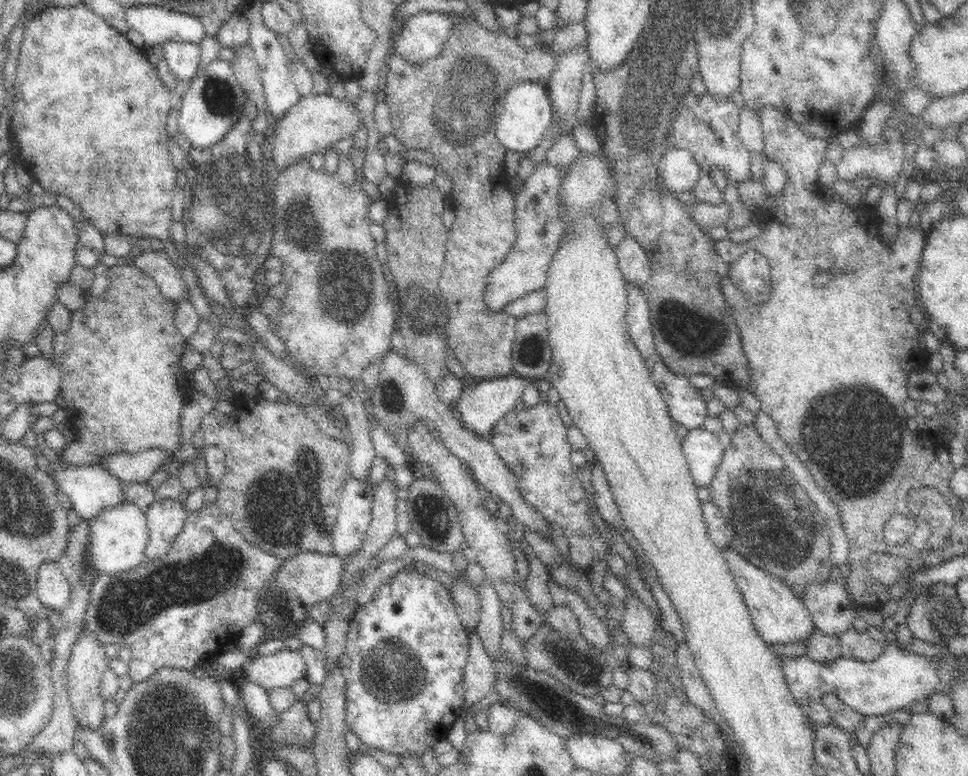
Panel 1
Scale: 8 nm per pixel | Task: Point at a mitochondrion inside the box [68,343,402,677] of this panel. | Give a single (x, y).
(125, 607)

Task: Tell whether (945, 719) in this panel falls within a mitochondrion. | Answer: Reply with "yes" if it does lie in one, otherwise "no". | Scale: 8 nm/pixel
no

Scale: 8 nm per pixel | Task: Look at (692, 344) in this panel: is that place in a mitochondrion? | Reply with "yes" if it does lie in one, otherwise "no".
yes

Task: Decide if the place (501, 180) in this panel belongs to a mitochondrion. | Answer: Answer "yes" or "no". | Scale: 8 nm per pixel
no

